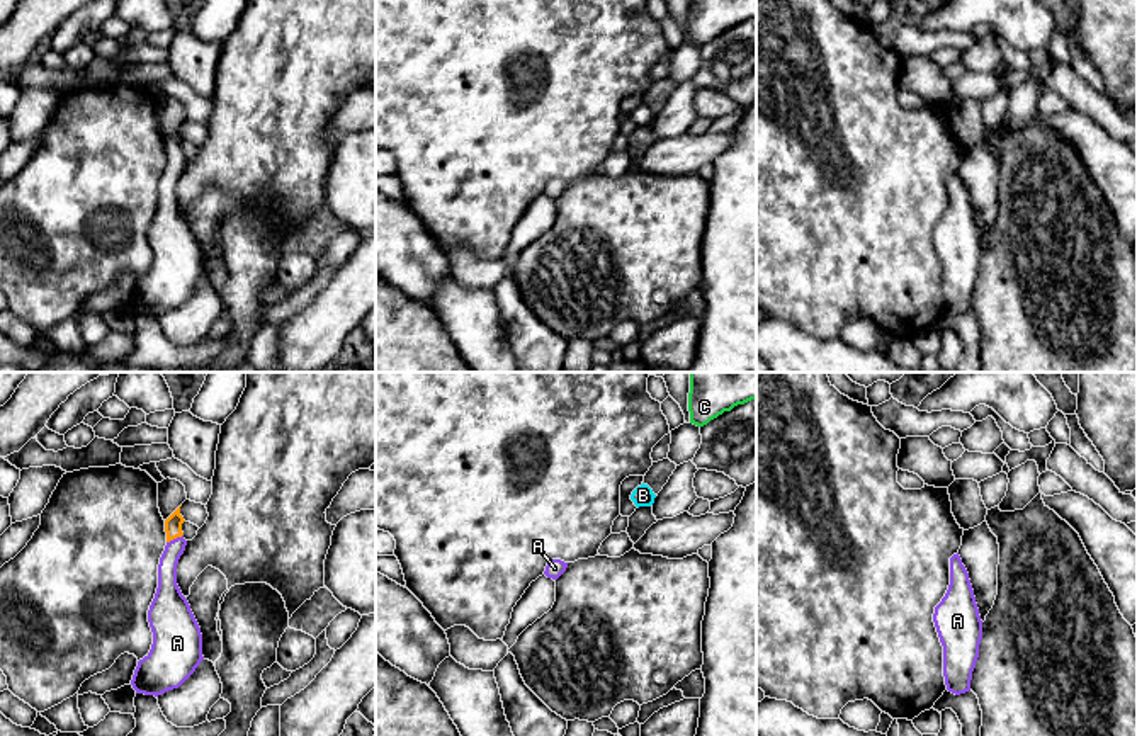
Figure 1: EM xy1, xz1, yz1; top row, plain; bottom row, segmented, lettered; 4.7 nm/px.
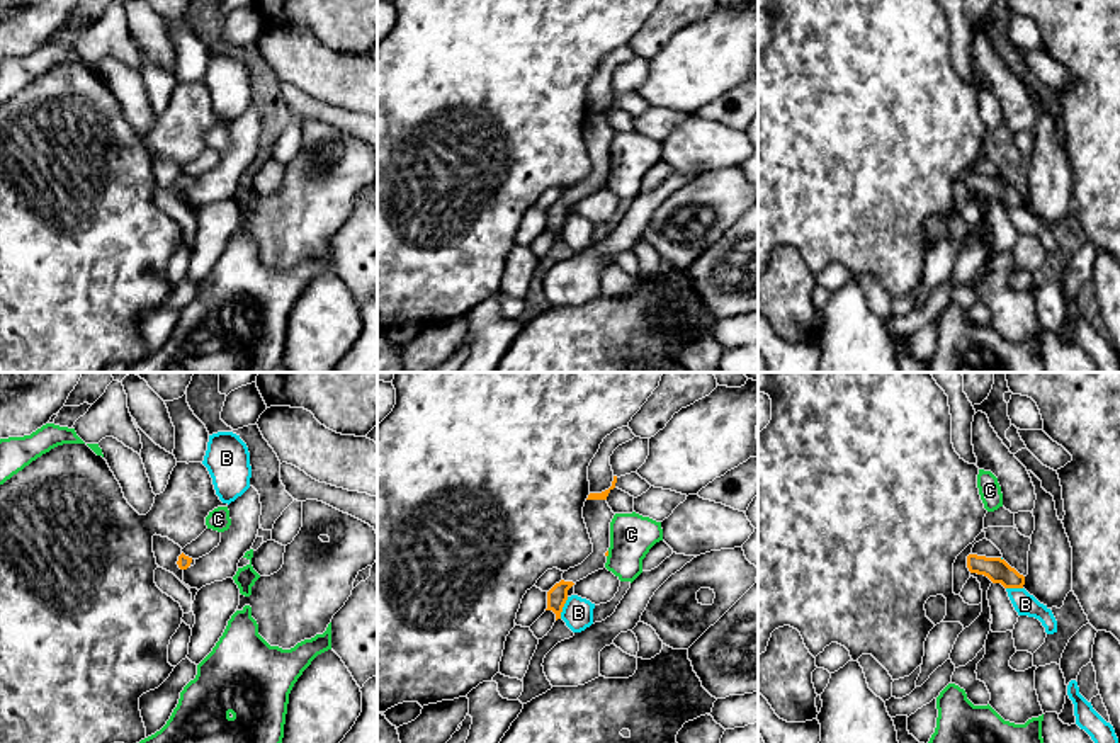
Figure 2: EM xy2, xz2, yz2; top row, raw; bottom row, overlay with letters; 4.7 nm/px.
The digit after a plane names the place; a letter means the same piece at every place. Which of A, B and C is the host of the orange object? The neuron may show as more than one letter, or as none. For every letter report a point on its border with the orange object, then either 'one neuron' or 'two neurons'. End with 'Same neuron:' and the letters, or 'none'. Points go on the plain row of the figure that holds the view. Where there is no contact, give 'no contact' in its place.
A: xy1 (174, 157) | one neuron
B: xz2 (563, 225) | two neurons
C: xz2 (607, 174) | two neurons
Same neuron: A

